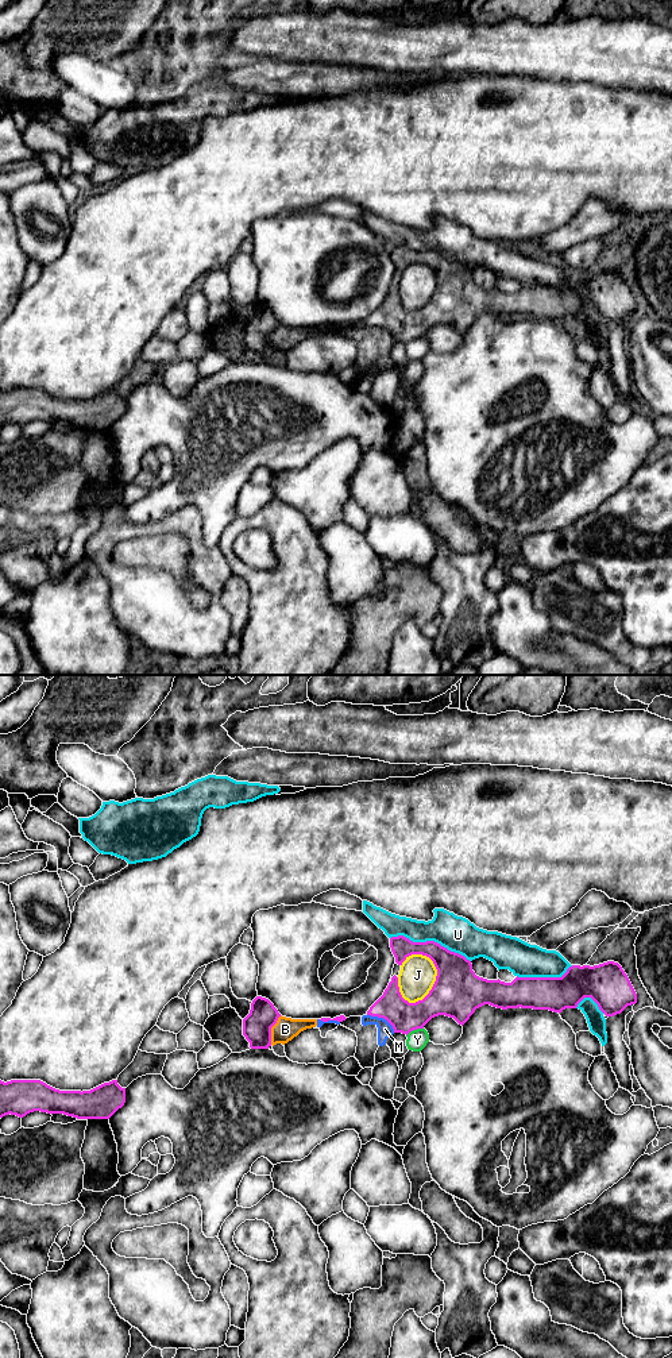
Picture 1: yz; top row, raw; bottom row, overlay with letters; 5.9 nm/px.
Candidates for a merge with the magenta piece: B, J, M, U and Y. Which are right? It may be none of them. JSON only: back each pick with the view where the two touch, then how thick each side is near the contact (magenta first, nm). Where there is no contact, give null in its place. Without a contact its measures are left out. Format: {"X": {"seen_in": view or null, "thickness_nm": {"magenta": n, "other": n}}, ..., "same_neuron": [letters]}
{"same_neuron": []}

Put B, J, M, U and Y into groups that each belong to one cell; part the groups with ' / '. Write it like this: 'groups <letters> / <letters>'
groups B M / J / U / Y

